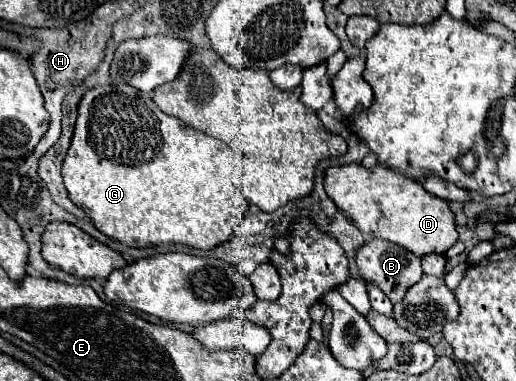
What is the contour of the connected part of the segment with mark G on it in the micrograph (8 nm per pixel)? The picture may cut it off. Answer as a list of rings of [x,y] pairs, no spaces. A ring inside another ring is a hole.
[[[107,84],[107,86],[97,86],[89,92],[85,92],[85,96],[79,102],[79,116],[77,116],[77,124],[75,124],[75,134],[73,134],[69,152],[63,160],[63,182],[65,182],[65,188],[69,192],[71,202],[85,210],[85,214],[93,220],[95,228],[101,234],[115,238],[121,244],[127,244],[127,246],[133,246],[133,248],[145,248],[145,246],[181,242],[181,244],[189,244],[189,246],[195,246],[195,248],[201,248],[201,250],[211,250],[211,248],[223,244],[225,240],[229,240],[233,236],[233,228],[243,222],[245,212],[249,210],[249,202],[241,196],[241,192],[231,182],[231,172],[227,170],[227,164],[229,164],[229,152],[227,150],[229,148],[221,140],[211,138],[211,136],[183,124],[181,120],[161,112],[153,104],[151,96],[135,92],[135,88],[131,88],[129,84]]]

